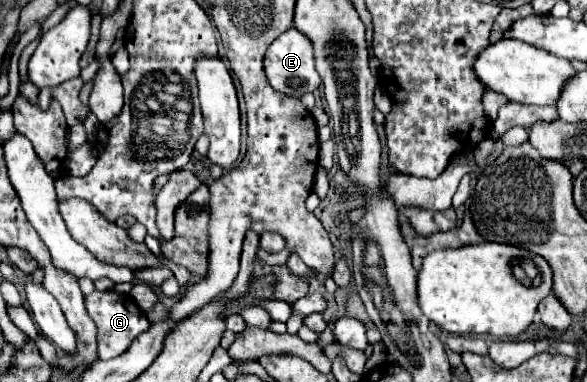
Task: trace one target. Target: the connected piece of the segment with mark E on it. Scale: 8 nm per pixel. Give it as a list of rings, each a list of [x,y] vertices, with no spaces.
[[[290,28],[284,32],[280,38],[276,38],[270,48],[266,50],[264,56],[264,70],[268,82],[280,90],[282,94],[290,94],[300,98],[306,92],[314,92],[320,86],[320,76],[314,68],[314,54],[312,54],[312,44],[306,36],[302,36],[296,28]]]

